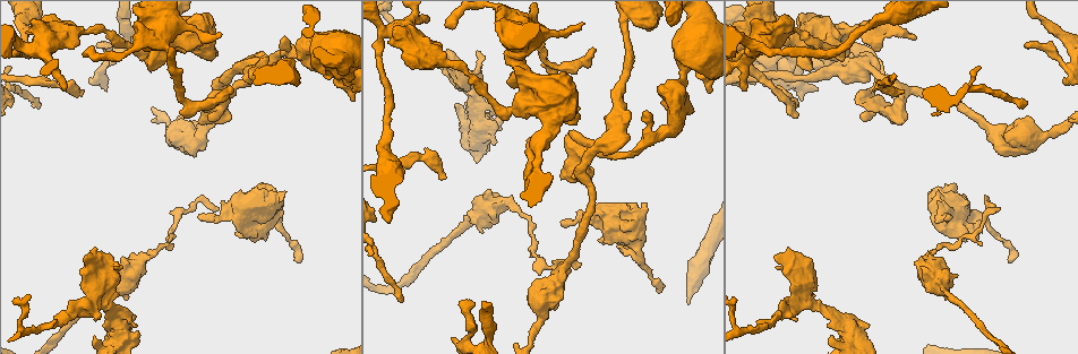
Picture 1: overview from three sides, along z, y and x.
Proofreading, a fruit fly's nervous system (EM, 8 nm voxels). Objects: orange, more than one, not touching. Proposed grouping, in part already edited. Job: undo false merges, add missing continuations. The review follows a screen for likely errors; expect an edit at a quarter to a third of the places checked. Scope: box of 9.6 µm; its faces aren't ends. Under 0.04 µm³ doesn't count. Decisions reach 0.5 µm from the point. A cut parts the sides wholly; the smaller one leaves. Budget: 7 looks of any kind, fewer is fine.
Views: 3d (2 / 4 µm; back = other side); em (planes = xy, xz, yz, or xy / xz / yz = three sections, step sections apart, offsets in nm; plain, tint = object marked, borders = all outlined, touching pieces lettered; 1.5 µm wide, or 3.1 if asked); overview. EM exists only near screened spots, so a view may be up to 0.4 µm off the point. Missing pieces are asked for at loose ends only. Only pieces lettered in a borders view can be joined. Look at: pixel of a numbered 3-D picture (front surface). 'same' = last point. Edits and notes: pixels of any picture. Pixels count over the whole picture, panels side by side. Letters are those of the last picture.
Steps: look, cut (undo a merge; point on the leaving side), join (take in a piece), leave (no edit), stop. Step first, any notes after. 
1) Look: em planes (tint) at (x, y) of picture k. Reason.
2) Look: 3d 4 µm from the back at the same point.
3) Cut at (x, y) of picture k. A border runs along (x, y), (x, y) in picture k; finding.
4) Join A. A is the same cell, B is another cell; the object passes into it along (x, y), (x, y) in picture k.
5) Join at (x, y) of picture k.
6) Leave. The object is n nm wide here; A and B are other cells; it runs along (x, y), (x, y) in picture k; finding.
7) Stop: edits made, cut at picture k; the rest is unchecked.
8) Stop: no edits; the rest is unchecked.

Look: 3d 2 µm at (107, 46) of picture 1. An open end.

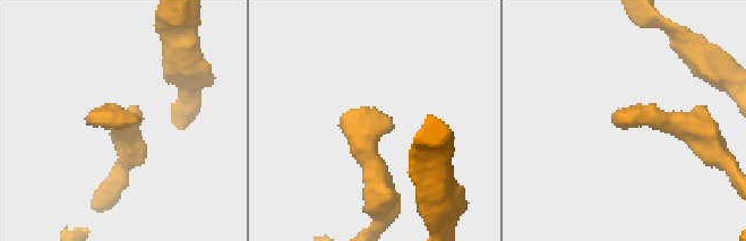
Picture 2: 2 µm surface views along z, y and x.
Look: em planes (tint) at (124, 121) of picture 2.

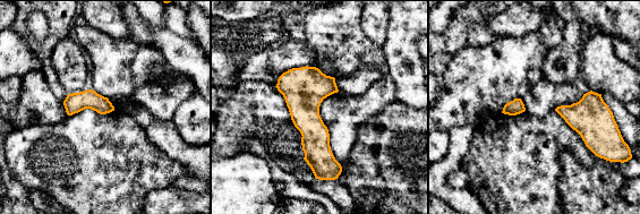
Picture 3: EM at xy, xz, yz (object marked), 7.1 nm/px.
Look: em planes (borders) at the same point. What lies round it.

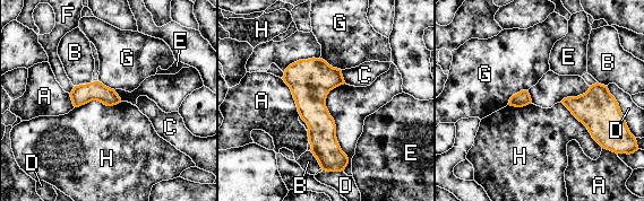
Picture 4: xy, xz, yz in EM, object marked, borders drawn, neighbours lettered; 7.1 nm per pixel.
Leave. The object is 110 nm wide here; A, B, C, D, E, F, G and H are other cells; no lettered piece goes on from it.

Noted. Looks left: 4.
Look: em planes (borders) at (626, 252) of picture 1. Free end.

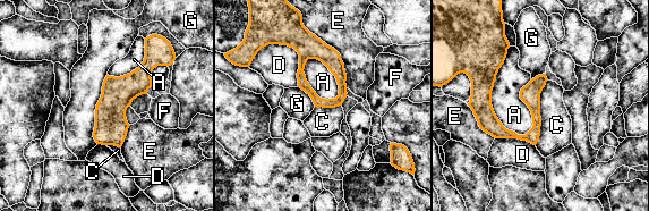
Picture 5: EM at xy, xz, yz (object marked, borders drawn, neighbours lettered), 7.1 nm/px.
Leave. A, C, D, E, F and G are other cells; a border runs along (547, 79), (535, 144) in picture 5; no lettered piece goes on from it.

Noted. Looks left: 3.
Look: em xy step 4 (tint) at (211, 60) of picture 1. Stops while still wide.

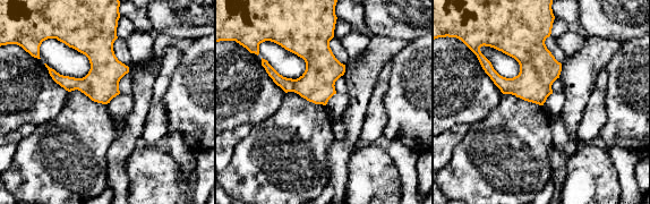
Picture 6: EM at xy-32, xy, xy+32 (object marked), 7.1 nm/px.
Look: em xy step 4 (borders) at the same point. See the neighbours.

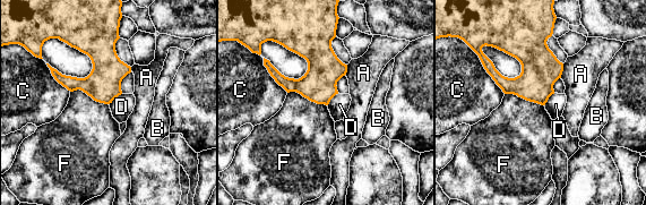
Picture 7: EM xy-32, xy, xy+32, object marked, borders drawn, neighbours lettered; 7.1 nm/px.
Leave. A, B, C, D and F are other cells; a border runs along (121, 93), (109, 104) in picture 7; none of them fits.

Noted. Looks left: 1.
Stop: no edits; the rest is unchecked.

